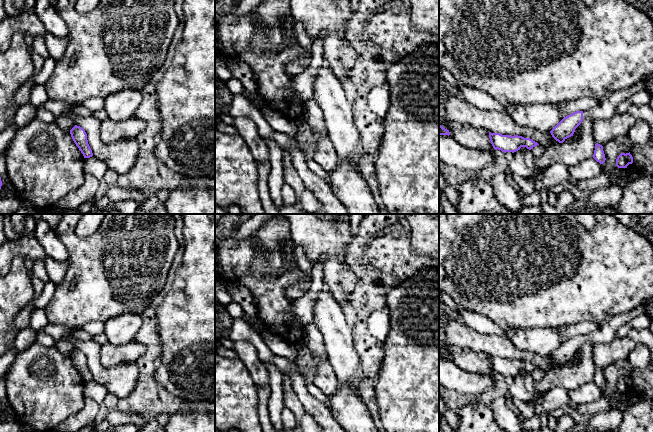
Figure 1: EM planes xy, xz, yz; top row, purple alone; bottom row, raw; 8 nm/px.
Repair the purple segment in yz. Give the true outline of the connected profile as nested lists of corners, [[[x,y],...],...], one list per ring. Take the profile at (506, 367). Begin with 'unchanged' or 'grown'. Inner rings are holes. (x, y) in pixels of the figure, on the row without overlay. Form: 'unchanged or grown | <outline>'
unchanged | [[[489,356],[489,362],[493,372],[495,374],[501,374],[504,377],[514,377],[520,374],[521,371],[526,371],[527,373],[531,374],[533,371],[539,369],[530,362],[524,362],[518,359],[510,360]]]

